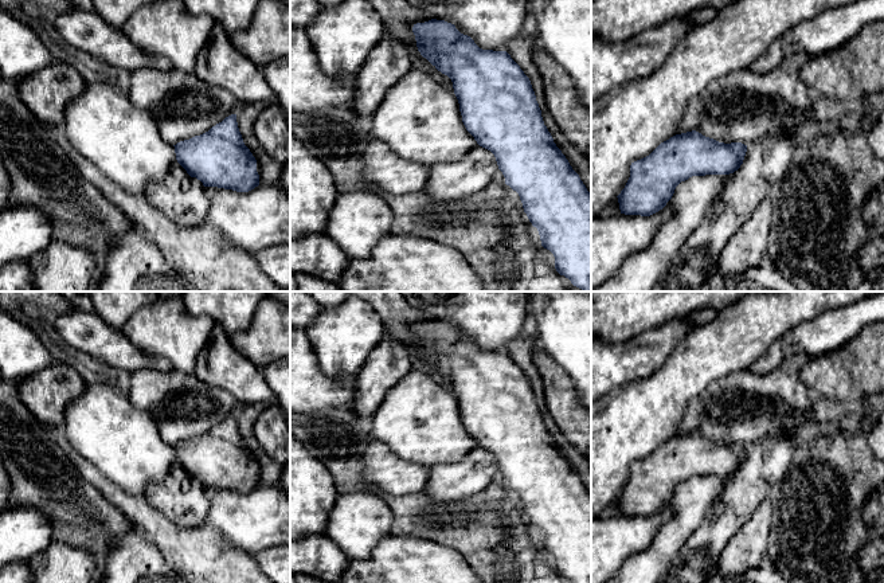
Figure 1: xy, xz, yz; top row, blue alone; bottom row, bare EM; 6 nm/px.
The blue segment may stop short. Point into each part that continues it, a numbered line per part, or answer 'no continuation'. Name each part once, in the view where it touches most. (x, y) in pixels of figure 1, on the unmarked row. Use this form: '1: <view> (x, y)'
1: xz (398, 316)

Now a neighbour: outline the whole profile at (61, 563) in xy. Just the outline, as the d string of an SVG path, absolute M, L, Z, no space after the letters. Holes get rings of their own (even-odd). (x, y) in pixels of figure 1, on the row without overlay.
M55 540L27 563L35 583L90 583L97 570L90 552Z

